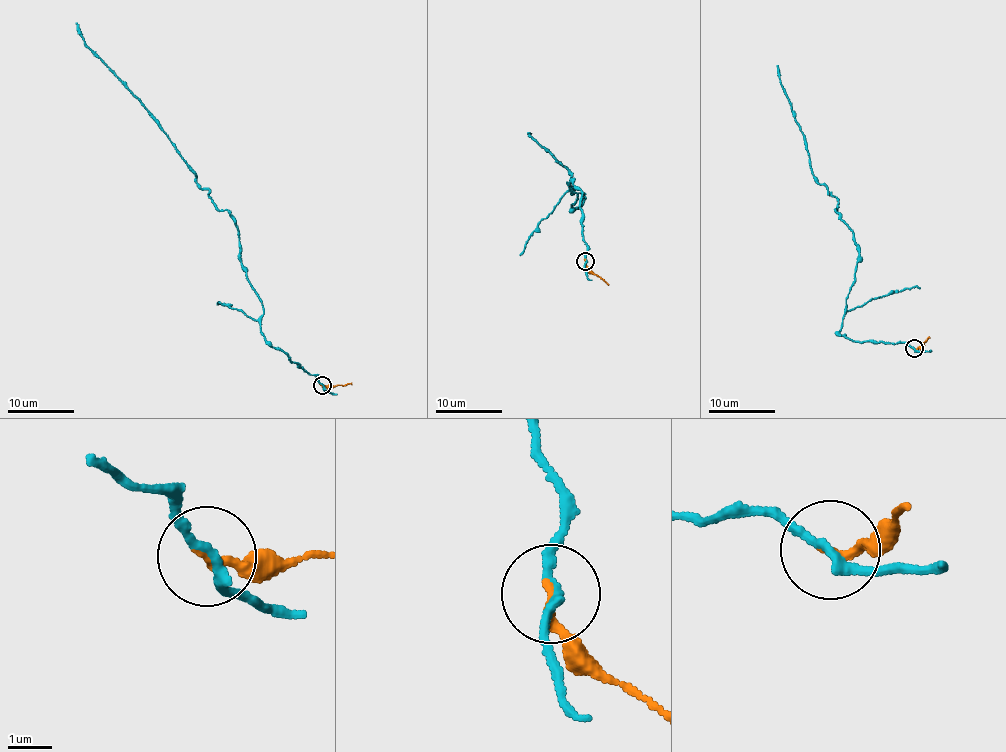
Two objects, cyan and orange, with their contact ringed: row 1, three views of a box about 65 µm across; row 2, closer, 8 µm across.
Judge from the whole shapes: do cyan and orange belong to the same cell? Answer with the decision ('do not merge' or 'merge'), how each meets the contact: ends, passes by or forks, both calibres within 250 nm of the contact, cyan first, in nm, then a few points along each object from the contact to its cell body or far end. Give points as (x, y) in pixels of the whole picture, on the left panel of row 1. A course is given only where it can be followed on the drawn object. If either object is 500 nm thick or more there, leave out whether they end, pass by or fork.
do not merge | cyan passes by | orange ends | 200/220 nm | cyan via (323, 385), (267, 343), (262, 301), (240, 262), (236, 219), (218, 208), (153, 115), (85, 44), (75, 22) | orange via (321, 385), (352, 385)

